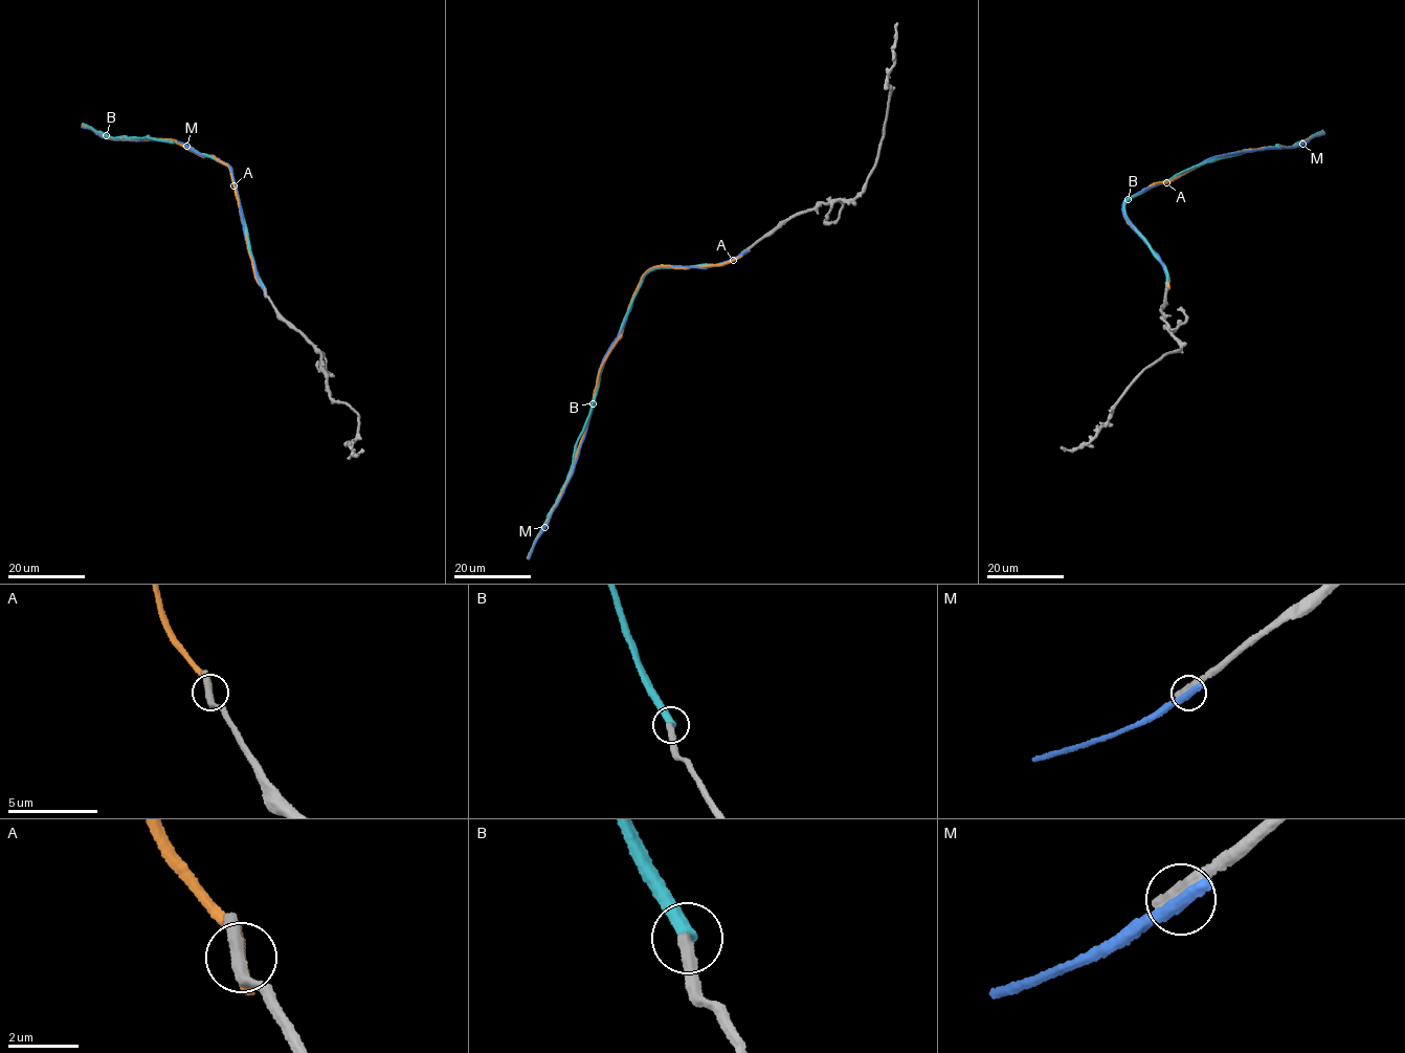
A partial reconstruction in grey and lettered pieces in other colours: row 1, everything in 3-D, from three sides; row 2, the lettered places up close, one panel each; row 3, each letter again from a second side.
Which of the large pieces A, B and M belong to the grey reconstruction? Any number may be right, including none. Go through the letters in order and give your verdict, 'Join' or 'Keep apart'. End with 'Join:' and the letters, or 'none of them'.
A: Keep apart
B: Keep apart
M: Keep apart
Join: none of them

